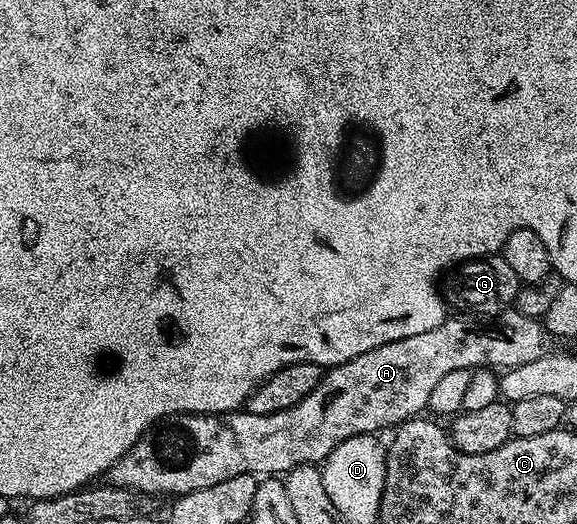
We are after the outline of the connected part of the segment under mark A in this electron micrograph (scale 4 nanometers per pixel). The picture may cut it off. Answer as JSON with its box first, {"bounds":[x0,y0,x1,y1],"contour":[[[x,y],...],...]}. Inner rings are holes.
{"bounds":[109,310,549,498],"contour":[[[514,310],[508,311],[506,316],[507,324],[501,325],[500,328],[486,328],[483,325],[486,323],[476,322],[471,318],[444,318],[433,330],[425,330],[425,334],[413,334],[409,338],[397,338],[397,342],[385,342],[385,346],[377,346],[347,364],[328,367],[323,373],[323,381],[317,386],[317,390],[313,390],[313,394],[301,398],[301,402],[297,402],[297,406],[289,406],[289,410],[277,410],[277,414],[253,414],[246,410],[214,414],[184,412],[164,419],[148,430],[112,466],[109,473],[110,483],[156,498],[178,498],[193,490],[205,490],[205,486],[217,486],[217,482],[226,482],[228,478],[237,478],[237,474],[275,478],[301,464],[318,465],[347,438],[353,438],[354,435],[379,434],[382,433],[382,428],[391,430],[409,419],[418,417],[422,413],[419,411],[427,408],[429,394],[433,394],[437,381],[453,370],[506,370],[547,355],[549,333],[536,317],[526,316]]]}

